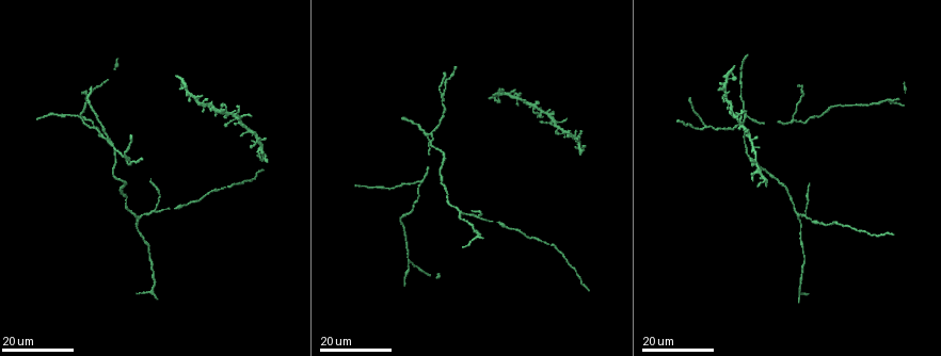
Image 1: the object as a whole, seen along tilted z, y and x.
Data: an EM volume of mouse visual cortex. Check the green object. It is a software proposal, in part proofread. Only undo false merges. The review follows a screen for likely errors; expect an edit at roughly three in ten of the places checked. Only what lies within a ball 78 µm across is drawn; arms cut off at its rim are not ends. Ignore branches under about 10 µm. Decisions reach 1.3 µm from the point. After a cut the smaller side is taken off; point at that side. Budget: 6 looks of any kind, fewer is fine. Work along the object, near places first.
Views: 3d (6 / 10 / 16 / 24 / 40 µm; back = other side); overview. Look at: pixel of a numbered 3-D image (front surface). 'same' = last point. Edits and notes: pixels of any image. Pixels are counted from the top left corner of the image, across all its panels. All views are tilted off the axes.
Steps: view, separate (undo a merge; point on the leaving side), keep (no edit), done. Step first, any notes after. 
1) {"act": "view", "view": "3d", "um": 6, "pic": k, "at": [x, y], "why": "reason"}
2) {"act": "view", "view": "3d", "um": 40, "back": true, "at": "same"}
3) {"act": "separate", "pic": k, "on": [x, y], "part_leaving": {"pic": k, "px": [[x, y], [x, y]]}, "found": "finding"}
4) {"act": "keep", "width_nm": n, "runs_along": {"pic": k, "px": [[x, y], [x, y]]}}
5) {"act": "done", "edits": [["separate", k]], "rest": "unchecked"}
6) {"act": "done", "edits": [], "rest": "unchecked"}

{"act": "view", "view": "3d", "um": 24, "pic": 1, "at": [746, 117]}

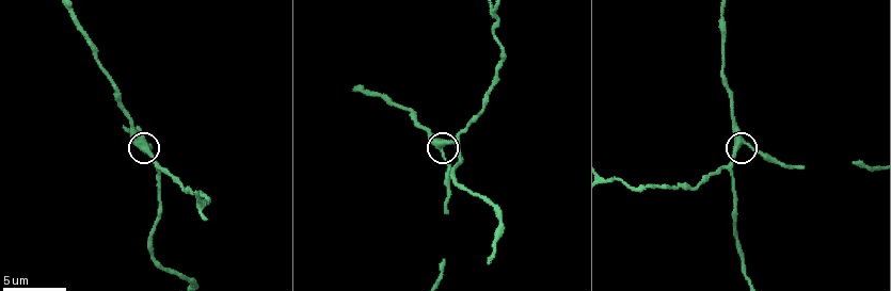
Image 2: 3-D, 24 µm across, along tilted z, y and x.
{"act": "view", "view": "3d", "um": 6, "pic": 2, "at": [742, 141], "why": "closer look"}

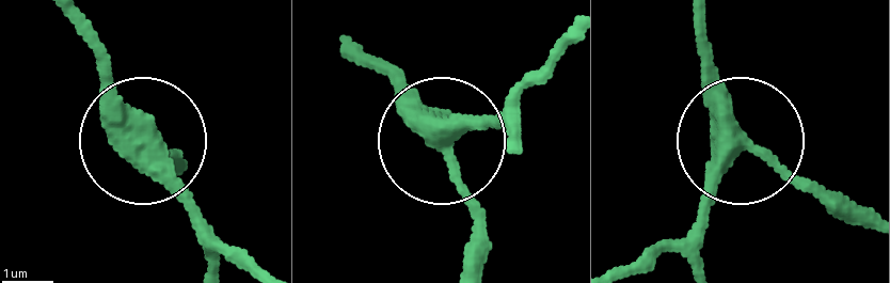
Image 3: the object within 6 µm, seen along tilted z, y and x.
{"act": "keep", "runs_along": {"pic": 3, "px": [[637, 270], [685, 230], [734, 125], [699, 33]]}, "found": "continuous, no second neuron"}

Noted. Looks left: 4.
{"act": "view", "view": "3d", "um": 16, "pic": 1, "at": [100, 133], "why": "two arms in line, one across"}

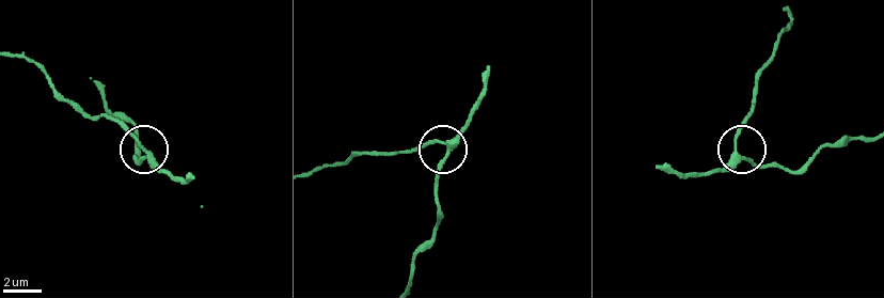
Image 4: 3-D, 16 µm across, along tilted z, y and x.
{"act": "view", "view": "3d", "um": 6, "pic": 4, "at": [148, 154]}

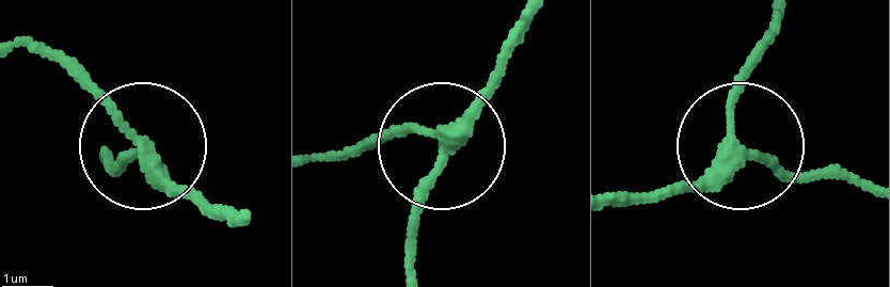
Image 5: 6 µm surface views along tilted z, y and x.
{"act": "keep", "width_nm": 230, "found": "one neuron here"}

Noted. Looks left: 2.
{"act": "view", "view": "3d", "um": 24, "pic": 1, "at": [148, 247], "why": "narrows sharply"}

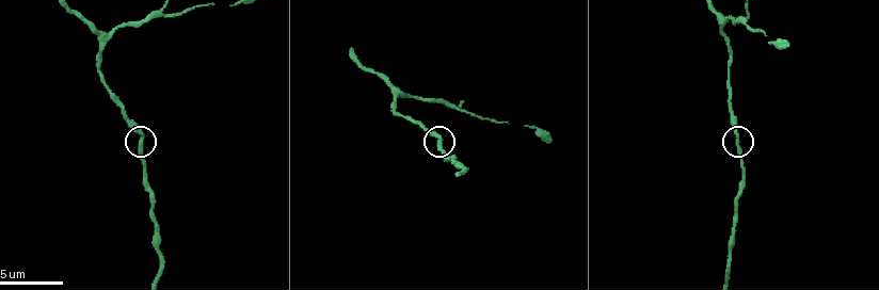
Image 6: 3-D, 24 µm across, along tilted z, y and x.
{"act": "view", "view": "3d", "um": 6, "pic": 6, "at": [737, 138], "why": "closer look"}

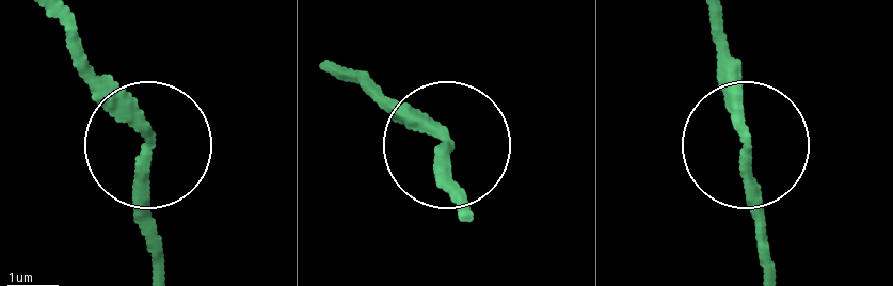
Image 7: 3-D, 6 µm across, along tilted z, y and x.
{"act": "keep", "runs_along": {"pic": 7, "px": [[343, 76], [451, 149], [456, 212]]}, "found": "all the same neuron"}

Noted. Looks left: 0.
{"act": "done", "edits": [], "rest": "unchecked"}

